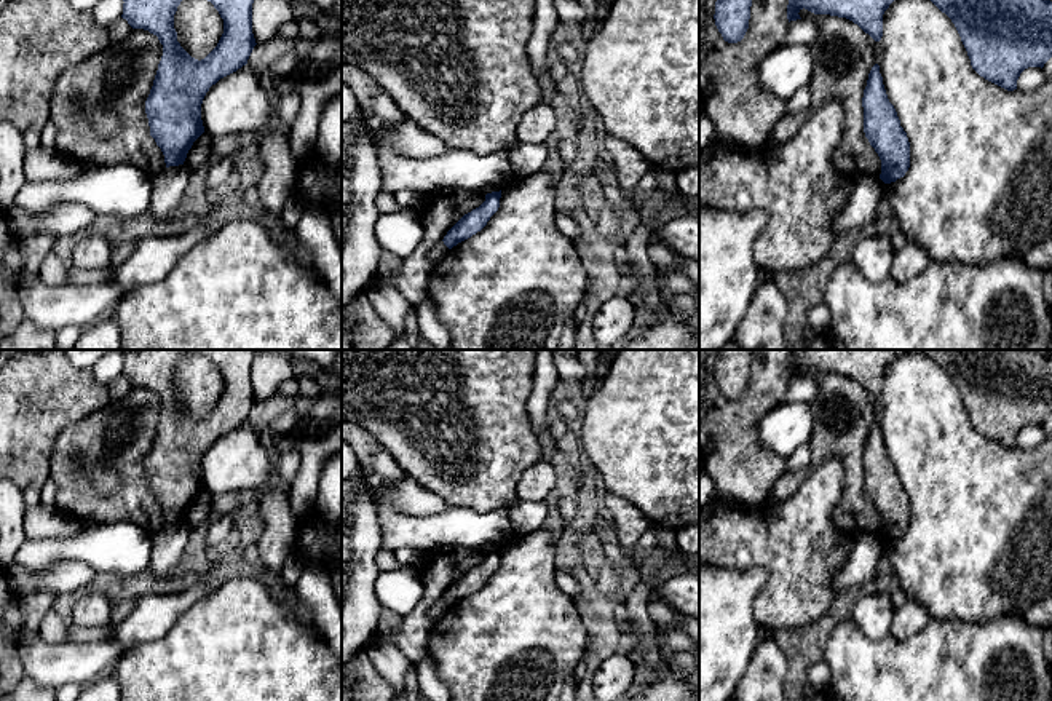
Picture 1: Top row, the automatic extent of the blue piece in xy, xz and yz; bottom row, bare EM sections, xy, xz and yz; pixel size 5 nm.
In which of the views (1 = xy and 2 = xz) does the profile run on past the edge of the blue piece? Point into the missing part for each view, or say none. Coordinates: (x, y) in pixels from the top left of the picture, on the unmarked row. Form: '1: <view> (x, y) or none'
1: none
2: none

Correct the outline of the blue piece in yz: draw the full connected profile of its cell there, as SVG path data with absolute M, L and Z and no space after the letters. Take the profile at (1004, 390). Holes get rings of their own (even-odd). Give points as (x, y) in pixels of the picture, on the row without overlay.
M913 350L929 356L955 382L972 426L985 438L1017 447L1020 431L1052 415L1052 359L1028 350Z

